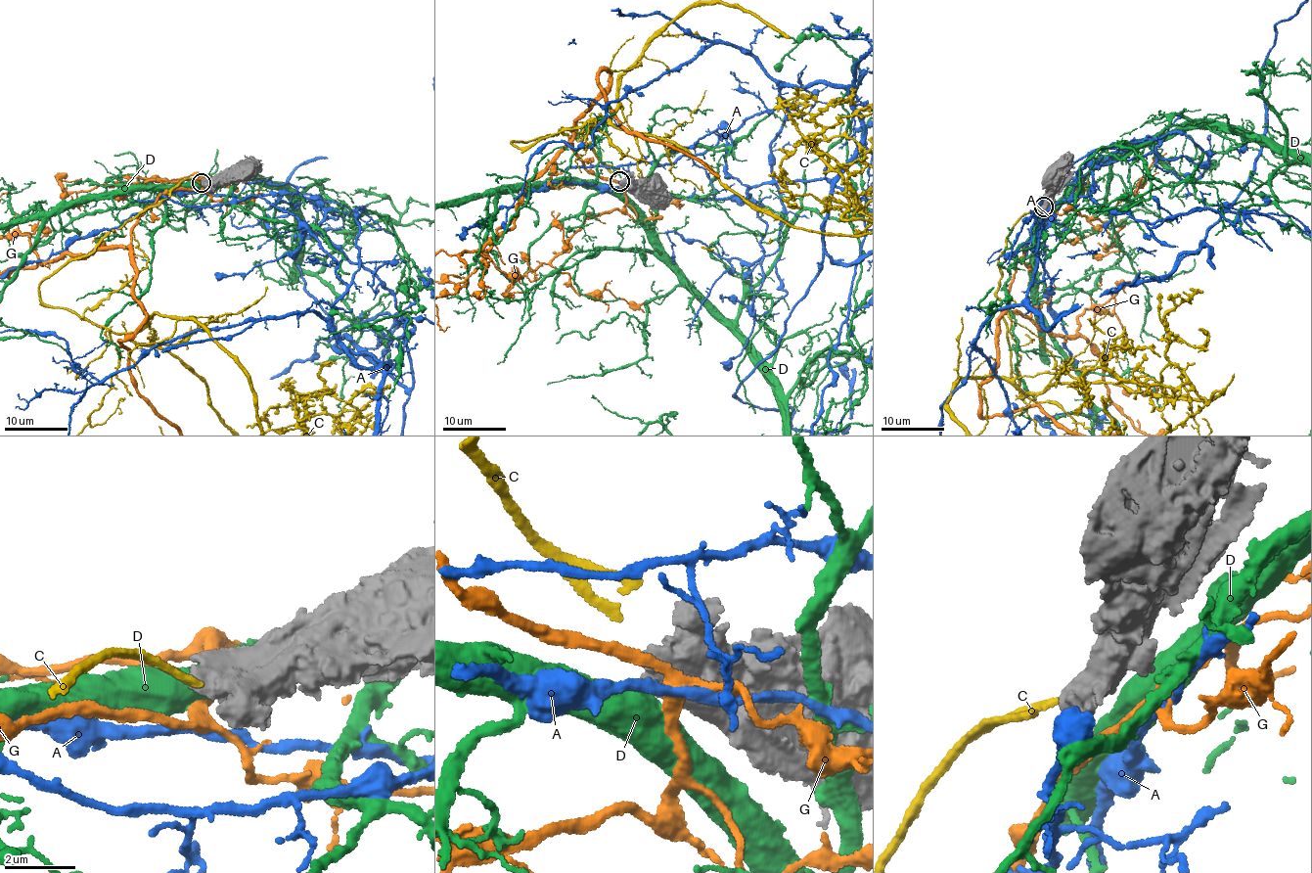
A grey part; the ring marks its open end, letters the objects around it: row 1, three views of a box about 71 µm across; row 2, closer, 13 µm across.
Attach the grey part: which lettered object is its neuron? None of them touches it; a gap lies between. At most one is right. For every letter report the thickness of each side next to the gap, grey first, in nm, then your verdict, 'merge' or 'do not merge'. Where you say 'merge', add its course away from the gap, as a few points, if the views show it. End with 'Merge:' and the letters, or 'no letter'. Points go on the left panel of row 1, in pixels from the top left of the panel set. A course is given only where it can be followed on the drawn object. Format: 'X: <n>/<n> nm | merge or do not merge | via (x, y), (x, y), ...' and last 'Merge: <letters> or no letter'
A: 650/240 nm | do not merge
C: 650/200 nm | merge
D: 650/750 nm | do not merge
G: 650/280 nm | do not merge
Merge: C

